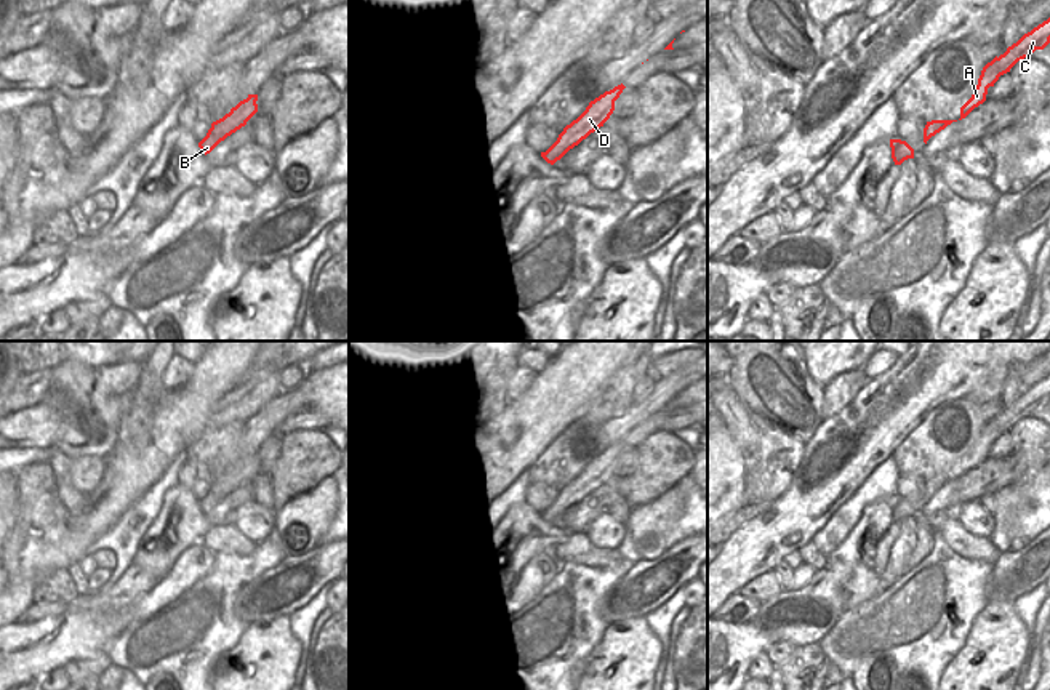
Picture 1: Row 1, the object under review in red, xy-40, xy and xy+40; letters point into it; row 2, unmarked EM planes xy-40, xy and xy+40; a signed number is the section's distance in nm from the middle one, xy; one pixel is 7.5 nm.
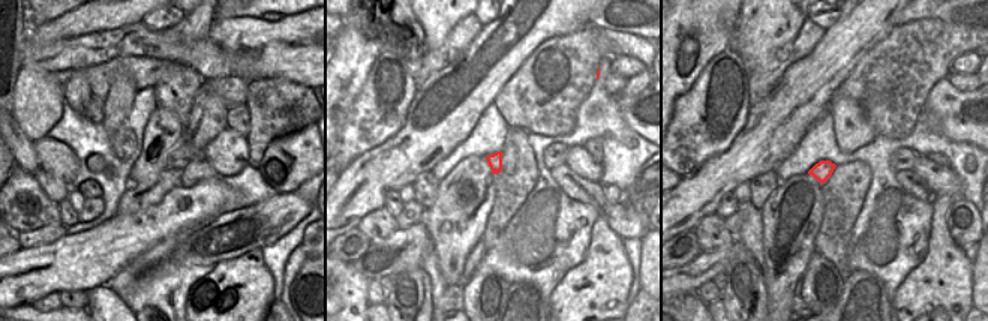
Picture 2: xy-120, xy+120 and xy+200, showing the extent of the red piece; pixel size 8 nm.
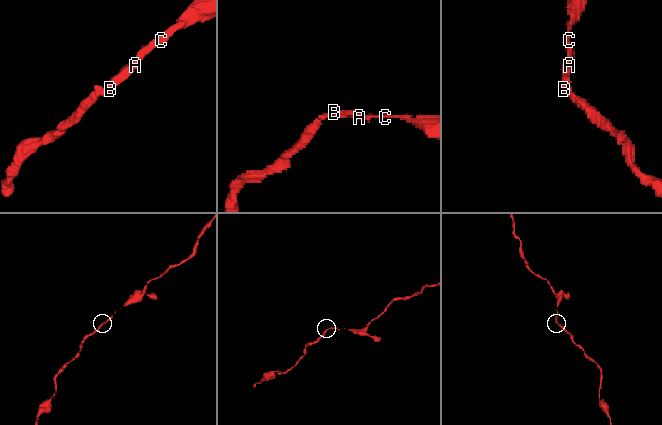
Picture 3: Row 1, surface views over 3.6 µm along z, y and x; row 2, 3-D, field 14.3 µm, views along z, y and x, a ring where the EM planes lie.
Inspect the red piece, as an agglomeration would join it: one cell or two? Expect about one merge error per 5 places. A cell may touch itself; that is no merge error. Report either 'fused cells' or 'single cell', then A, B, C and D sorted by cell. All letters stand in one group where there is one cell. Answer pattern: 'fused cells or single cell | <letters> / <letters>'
single cell | A B C D

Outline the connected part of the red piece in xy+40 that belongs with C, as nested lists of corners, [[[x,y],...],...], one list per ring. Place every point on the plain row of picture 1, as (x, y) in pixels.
[[[1050,376],[1024,392],[1016,402],[1007,407],[1004,413],[988,421],[978,437],[972,456],[960,466],[960,477],[965,477],[975,466],[986,459],[988,447],[994,445],[1000,434],[1021,418],[1031,416],[1036,408],[1044,408],[1050,402]]]

